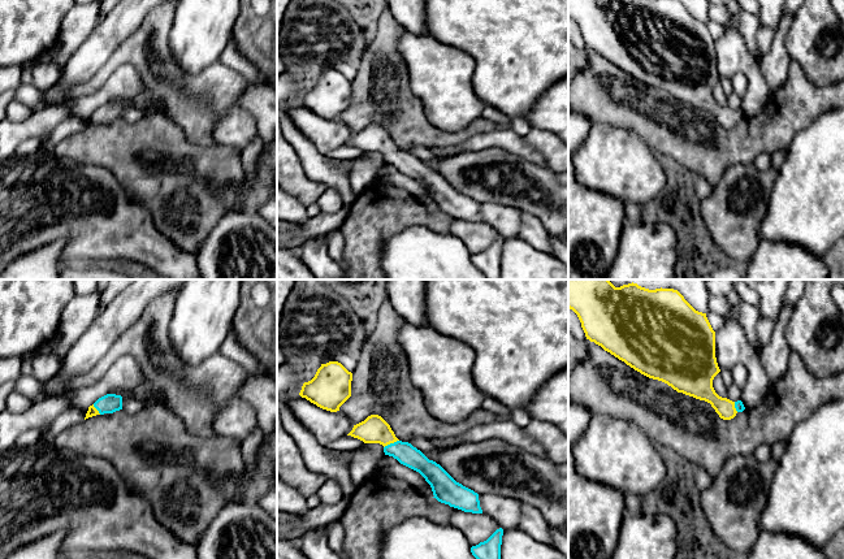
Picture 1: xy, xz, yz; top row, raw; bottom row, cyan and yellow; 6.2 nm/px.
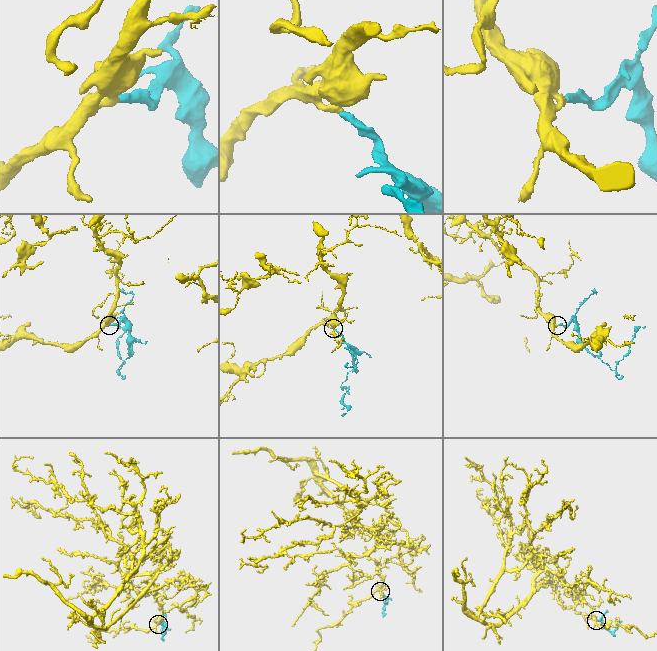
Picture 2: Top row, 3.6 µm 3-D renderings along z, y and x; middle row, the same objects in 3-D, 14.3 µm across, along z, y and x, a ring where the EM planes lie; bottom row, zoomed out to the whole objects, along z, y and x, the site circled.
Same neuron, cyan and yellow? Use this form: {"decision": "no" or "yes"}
{"decision": "yes"}

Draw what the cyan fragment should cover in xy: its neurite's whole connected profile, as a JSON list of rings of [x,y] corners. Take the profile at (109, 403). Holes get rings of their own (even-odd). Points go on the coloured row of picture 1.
[[[107,394],[88,407],[85,420],[96,415],[113,413],[120,410],[122,410],[122,396]]]

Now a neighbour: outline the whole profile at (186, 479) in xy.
[[[160,404],[143,407],[137,415],[120,410],[88,417],[61,432],[53,443],[78,455],[109,460],[129,489],[150,502],[159,523],[195,549],[224,506],[243,503],[237,497],[237,480],[244,472],[241,443],[221,434],[192,434],[177,415]]]

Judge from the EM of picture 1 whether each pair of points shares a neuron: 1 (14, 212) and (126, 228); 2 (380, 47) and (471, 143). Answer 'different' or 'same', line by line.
1: same
2: different

